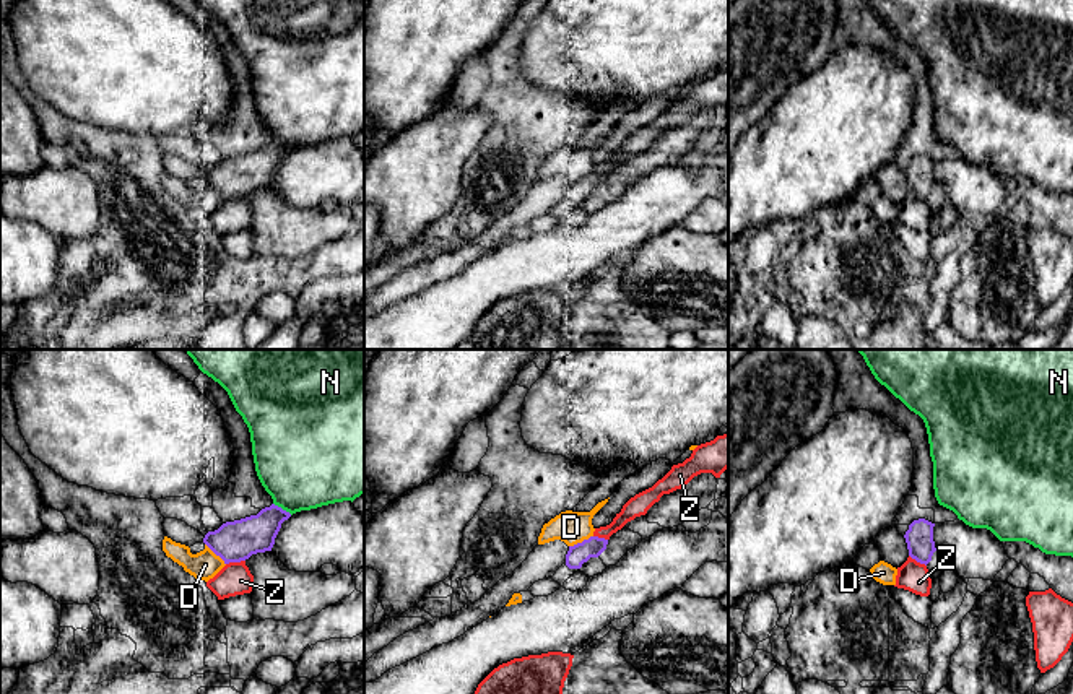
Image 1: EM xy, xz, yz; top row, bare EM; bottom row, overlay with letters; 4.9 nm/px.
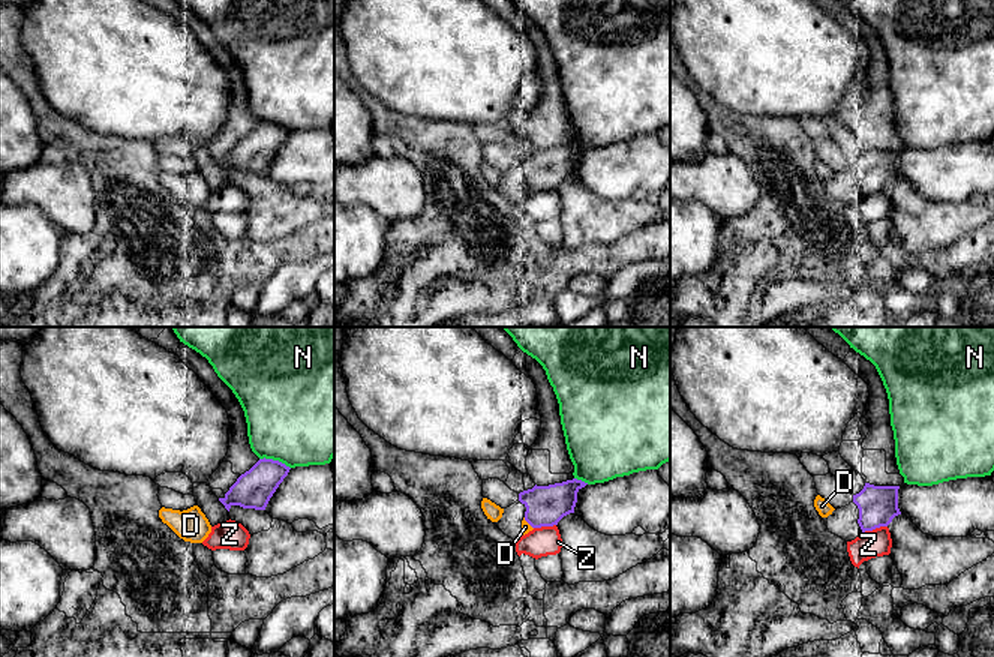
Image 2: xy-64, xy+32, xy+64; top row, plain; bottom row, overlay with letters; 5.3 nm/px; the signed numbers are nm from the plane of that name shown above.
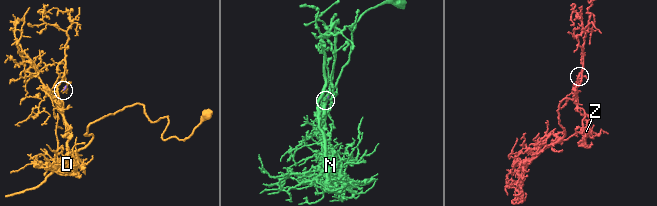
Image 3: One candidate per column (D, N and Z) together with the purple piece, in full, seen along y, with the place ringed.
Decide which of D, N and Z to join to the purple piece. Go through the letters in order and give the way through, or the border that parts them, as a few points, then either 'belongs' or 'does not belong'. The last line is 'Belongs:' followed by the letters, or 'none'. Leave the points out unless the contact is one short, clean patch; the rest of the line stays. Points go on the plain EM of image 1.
D: does not belong
N: does not belong
Z: border along xy (244, 195), (226, 200); does not belong
Belongs: none

